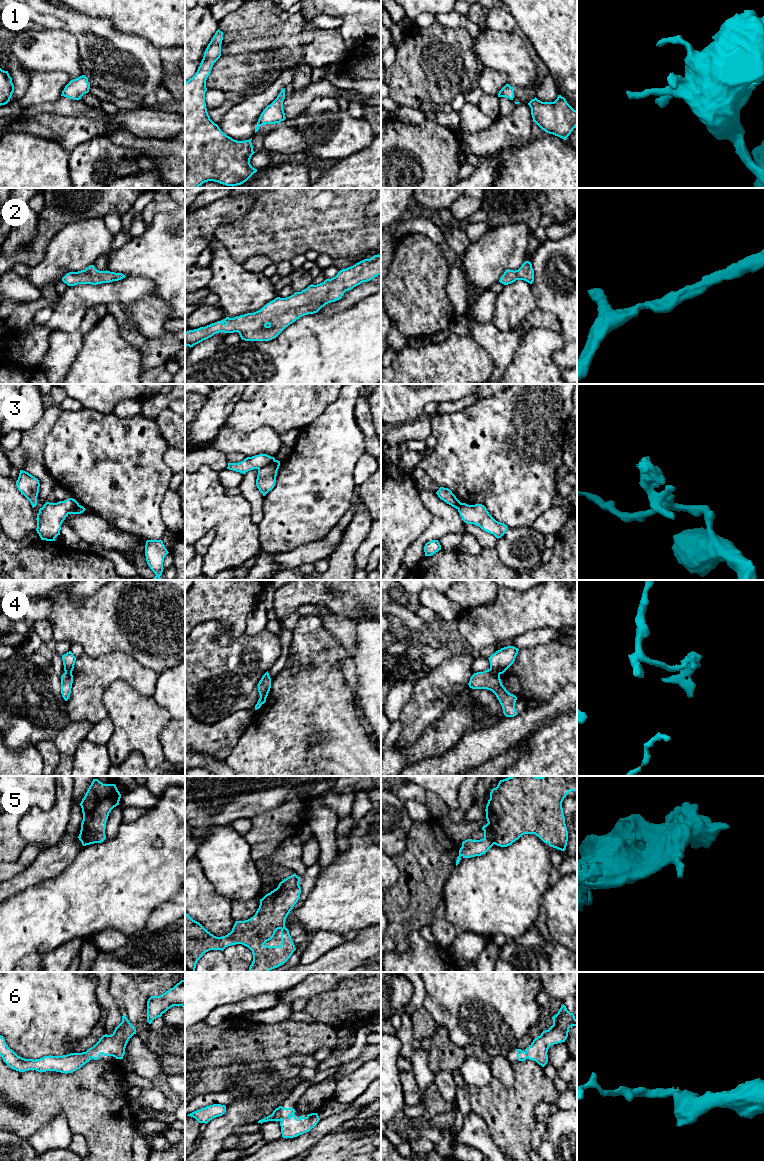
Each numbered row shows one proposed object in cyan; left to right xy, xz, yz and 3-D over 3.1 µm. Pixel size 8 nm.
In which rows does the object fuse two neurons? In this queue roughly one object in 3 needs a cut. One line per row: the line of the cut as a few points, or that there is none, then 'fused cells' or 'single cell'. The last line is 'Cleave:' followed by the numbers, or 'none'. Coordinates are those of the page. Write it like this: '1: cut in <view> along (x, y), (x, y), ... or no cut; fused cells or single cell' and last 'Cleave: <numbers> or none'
1: no cut; single cell
2: no cut; single cell
3: cut in xz along (275, 460), (258, 469); fused cells
4: cut in yz along (490, 668), (499, 675); fused cells
5: cut in xy along (80, 840), (86, 835), (92, 834), (97, 842); fused cells
6: no cut; single cell
Cleave: 3, 4, 5

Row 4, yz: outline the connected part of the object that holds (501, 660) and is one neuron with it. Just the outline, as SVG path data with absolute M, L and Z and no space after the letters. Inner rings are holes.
M514 646L501 648L492 654L488 659L490 669L496 673L503 674L515 661L519 649Z

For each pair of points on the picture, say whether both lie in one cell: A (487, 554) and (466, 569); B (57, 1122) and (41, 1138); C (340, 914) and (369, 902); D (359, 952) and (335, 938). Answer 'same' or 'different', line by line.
A: same
B: same
C: same
D: different

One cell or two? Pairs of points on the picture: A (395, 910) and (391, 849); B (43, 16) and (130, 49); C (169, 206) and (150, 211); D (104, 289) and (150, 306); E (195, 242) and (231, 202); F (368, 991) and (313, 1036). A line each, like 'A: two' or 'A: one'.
A: two
B: one
C: one
D: two
E: one
F: two

